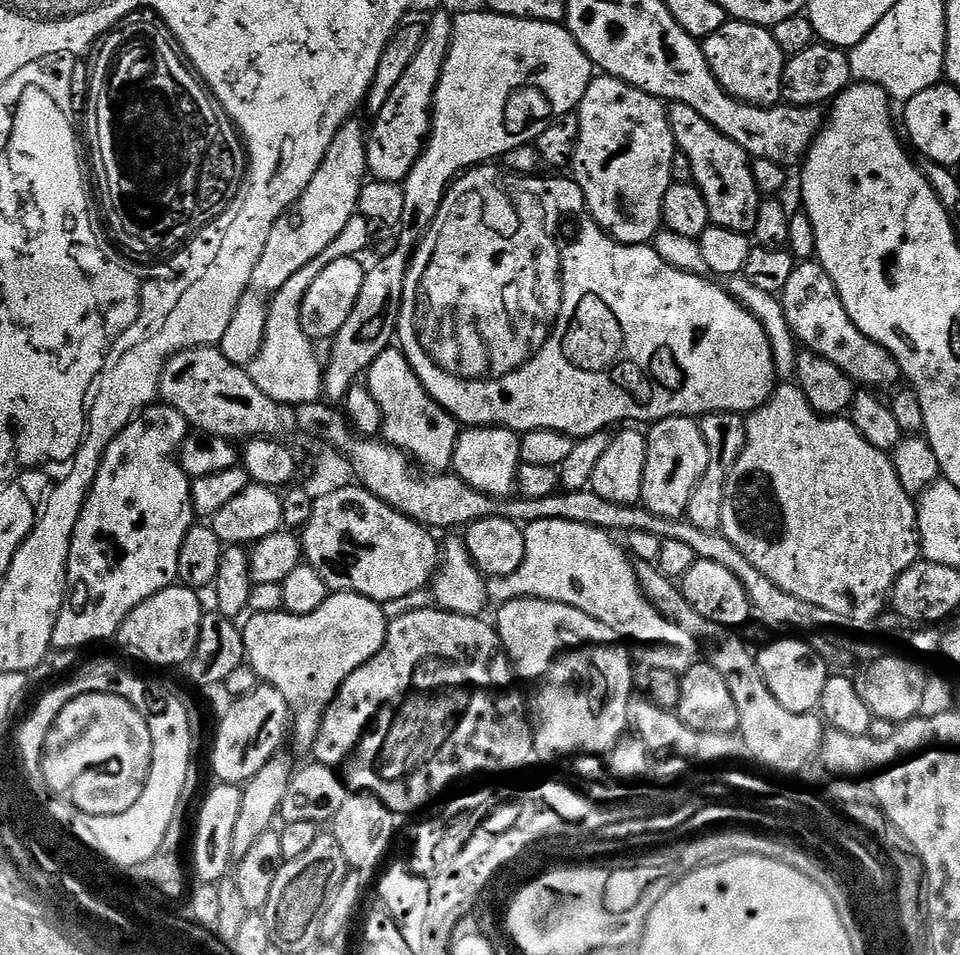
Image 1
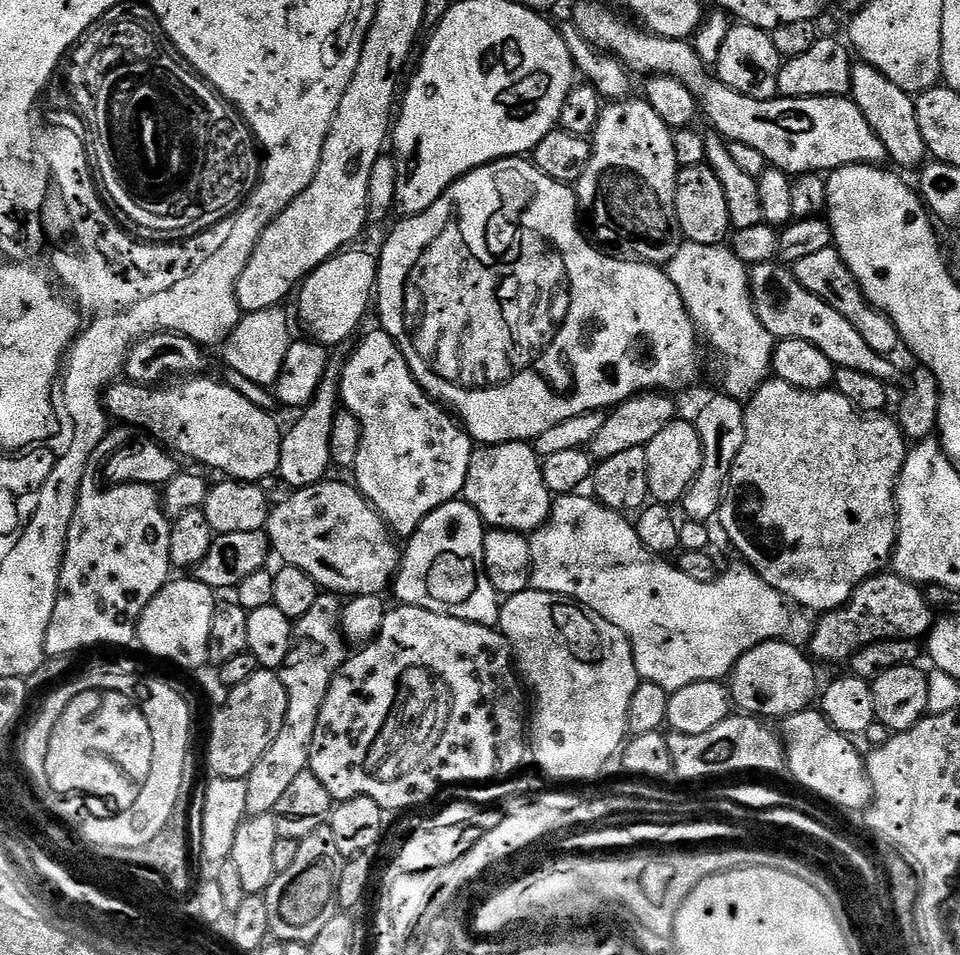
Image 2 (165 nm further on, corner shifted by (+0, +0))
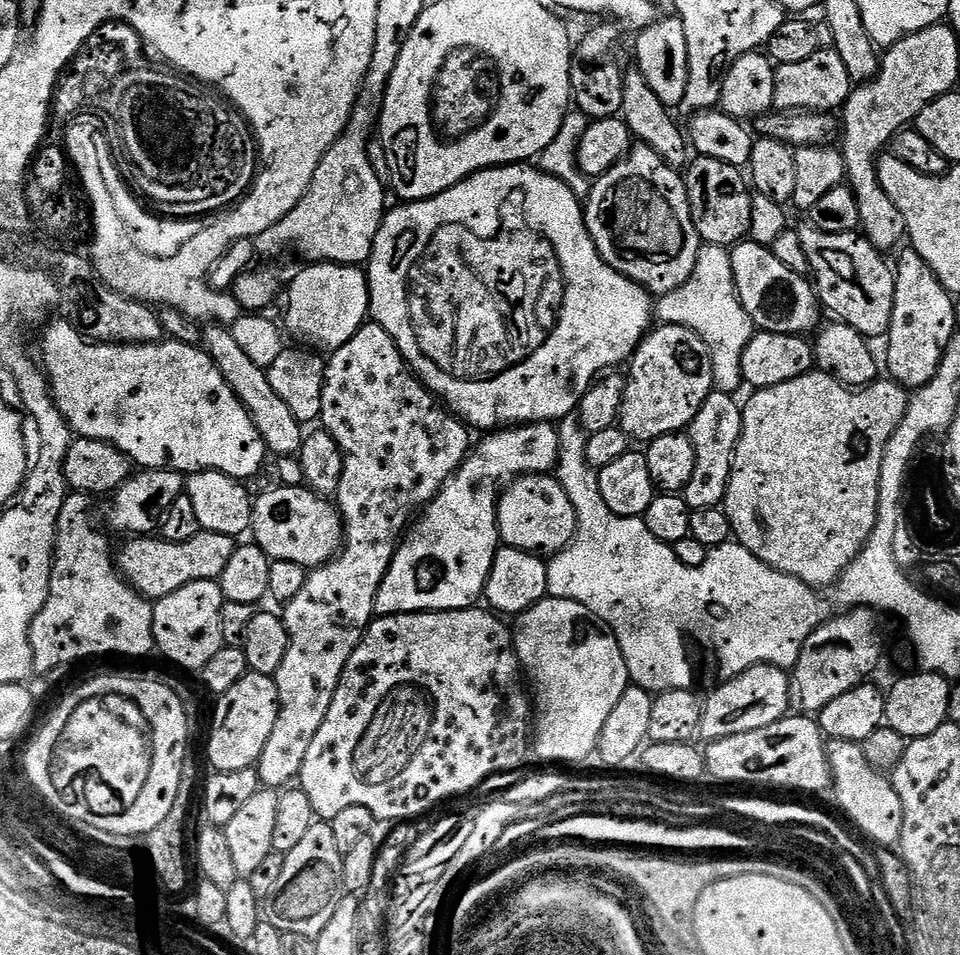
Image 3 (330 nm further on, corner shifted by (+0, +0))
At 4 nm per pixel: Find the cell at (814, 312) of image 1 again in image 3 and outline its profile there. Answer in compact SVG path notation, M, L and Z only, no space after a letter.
M811 226L799 229L800 241L812 267L810 273L818 299L825 309L833 312L837 321L850 325L865 338L887 337L890 318L894 314L894 294L896 293L896 274L891 263L884 261L885 253L872 245L872 241L859 231L846 234L826 234Z

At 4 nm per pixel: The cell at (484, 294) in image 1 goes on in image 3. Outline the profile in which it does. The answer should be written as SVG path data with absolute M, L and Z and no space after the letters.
M524 162L515 164L505 164L499 168L485 168L483 172L468 176L465 180L455 184L453 188L447 188L442 194L432 196L428 200L413 200L404 202L400 208L393 212L387 213L384 220L380 224L378 234L374 238L374 246L372 247L372 258L367 261L366 271L368 273L368 307L370 316L375 323L382 325L386 330L386 334L390 334L390 338L394 338L394 342L398 346L398 350L403 354L405 360L408 361L408 367L422 381L425 388L429 392L435 394L459 419L463 420L465 425L476 428L488 428L484 430L496 430L501 426L519 426L521 424L546 424L549 422L559 422L566 416L571 416L580 407L580 399L586 394L589 386L596 383L601 374L607 373L609 370L616 370L620 363L631 361L636 348L641 340L649 333L653 327L652 316L654 320L654 300L650 293L645 290L642 285L636 284L633 280L627 280L618 270L614 270L600 256L599 250L594 246L594 242L590 238L588 228L584 225L584 210L582 207L581 197L577 196L568 185L563 184L558 178L548 176L545 172L540 171L539 167L529 166Z

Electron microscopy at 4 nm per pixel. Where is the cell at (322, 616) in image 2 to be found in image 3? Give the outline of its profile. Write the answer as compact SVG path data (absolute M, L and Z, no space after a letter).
M375 322L365 323L364 327L358 330L358 334L354 334L354 338L350 338L350 342L346 342L346 346L335 349L327 357L324 369L324 389L322 390L320 420L322 421L323 431L329 432L338 442L340 449L344 451L342 482L338 486L334 497L334 503L340 509L340 517L344 519L344 543L340 551L327 564L321 564L319 568L313 568L309 571L306 578L306 586L302 586L302 591L293 600L289 600L283 605L282 619L288 631L288 649L284 655L282 666L277 670L274 677L278 686L278 698L280 699L278 722L274 722L274 734L270 734L270 742L266 742L266 750L262 750L258 765L261 785L273 790L283 790L299 777L302 770L302 762L306 762L306 753L310 750L310 745L314 743L314 734L318 734L318 729L322 727L322 722L326 722L326 710L330 710L330 702L334 702L334 690L338 690L338 682L342 678L342 670L346 670L346 662L350 662L354 650L358 647L361 640L364 639L364 633L367 632L368 625L372 623L376 616L378 590L386 578L390 562L396 556L397 547L401 543L410 521L421 509L431 504L440 495L440 490L443 488L444 483L464 465L464 461L470 455L470 444L468 448L469 429L464 421L453 415L433 393L424 387L423 383L414 375L412 369L408 367L408 361L405 360L403 354L398 350L394 338L390 338L390 334L386 334L386 330L382 325Z

